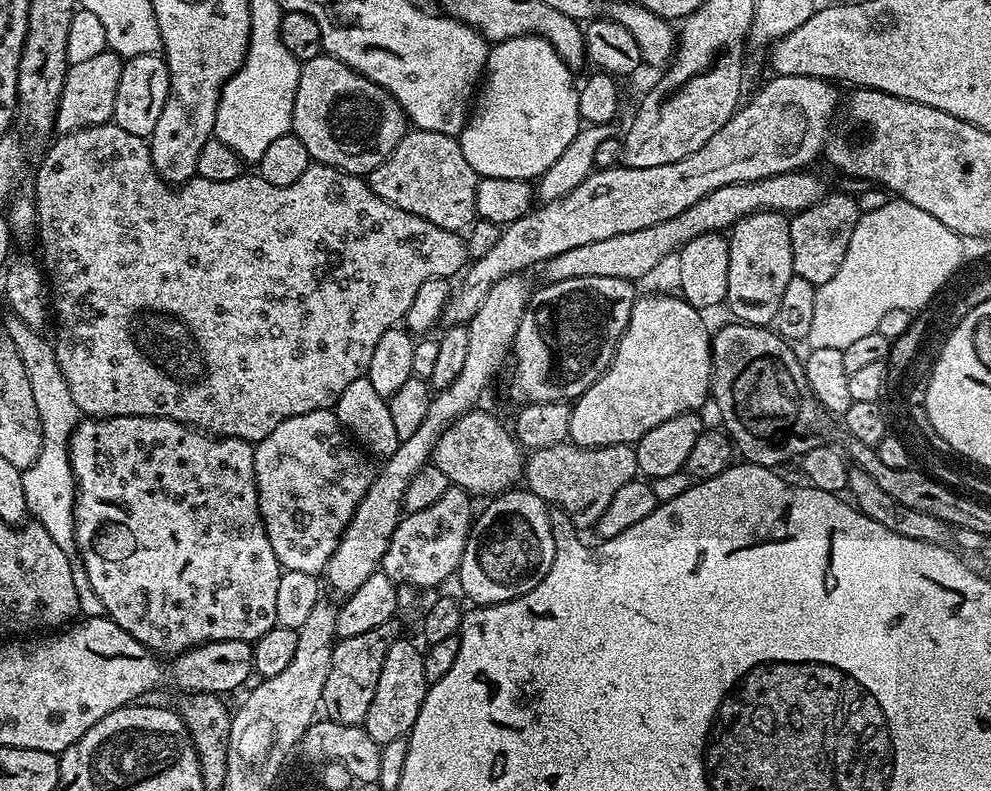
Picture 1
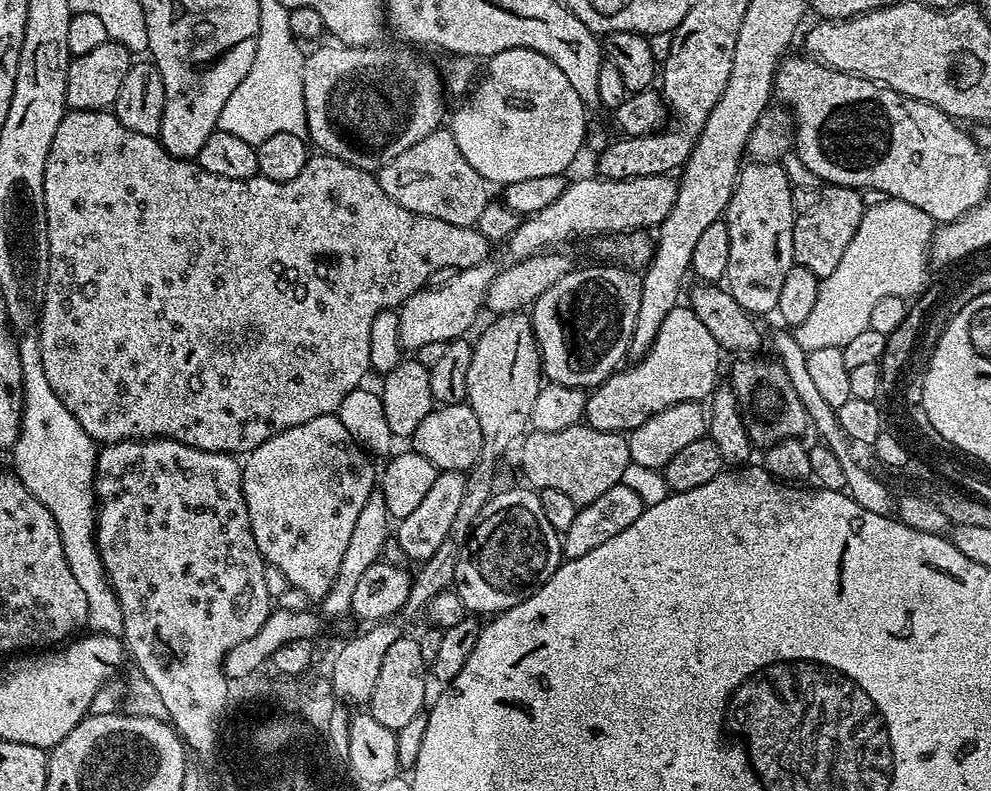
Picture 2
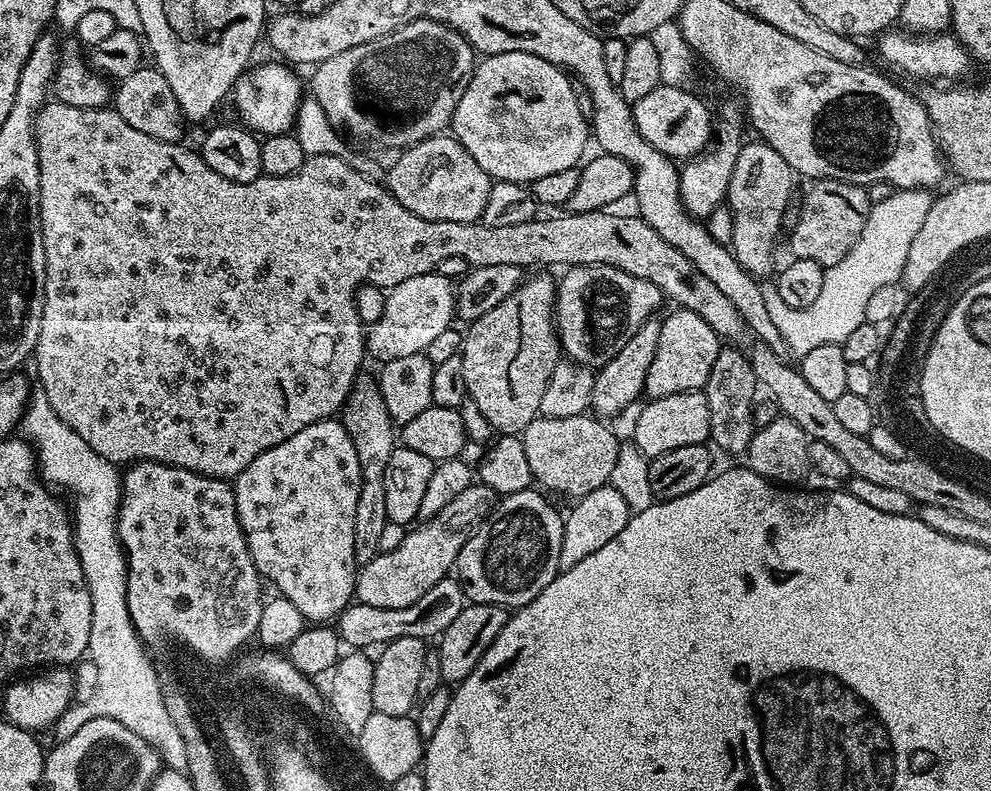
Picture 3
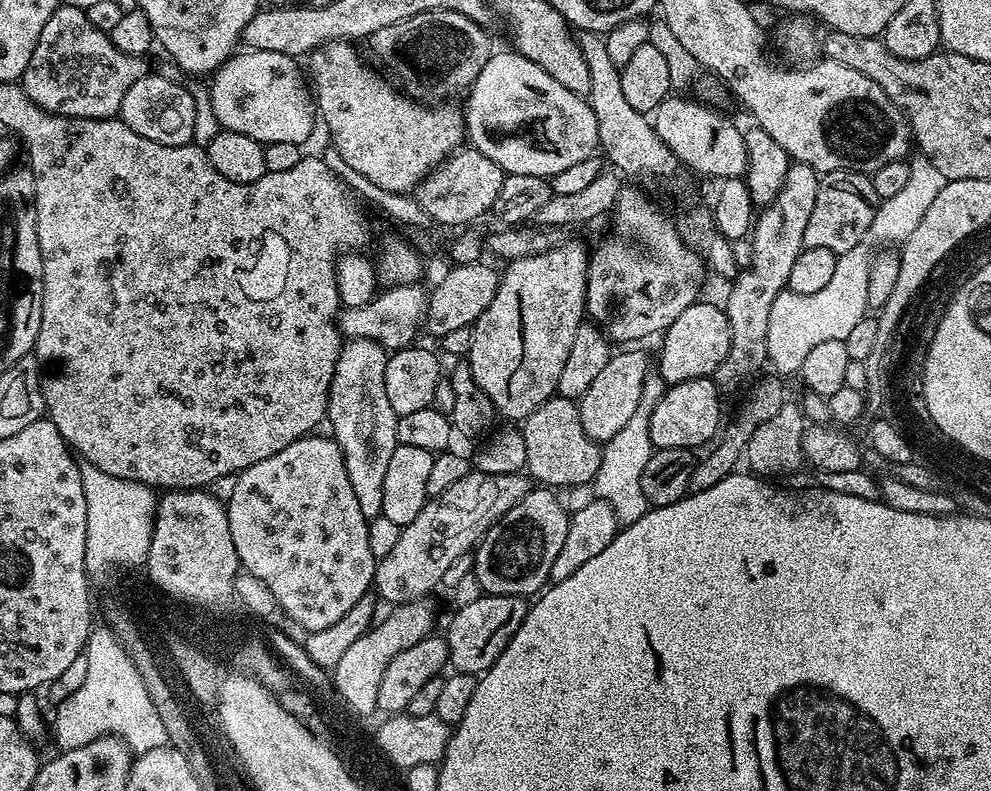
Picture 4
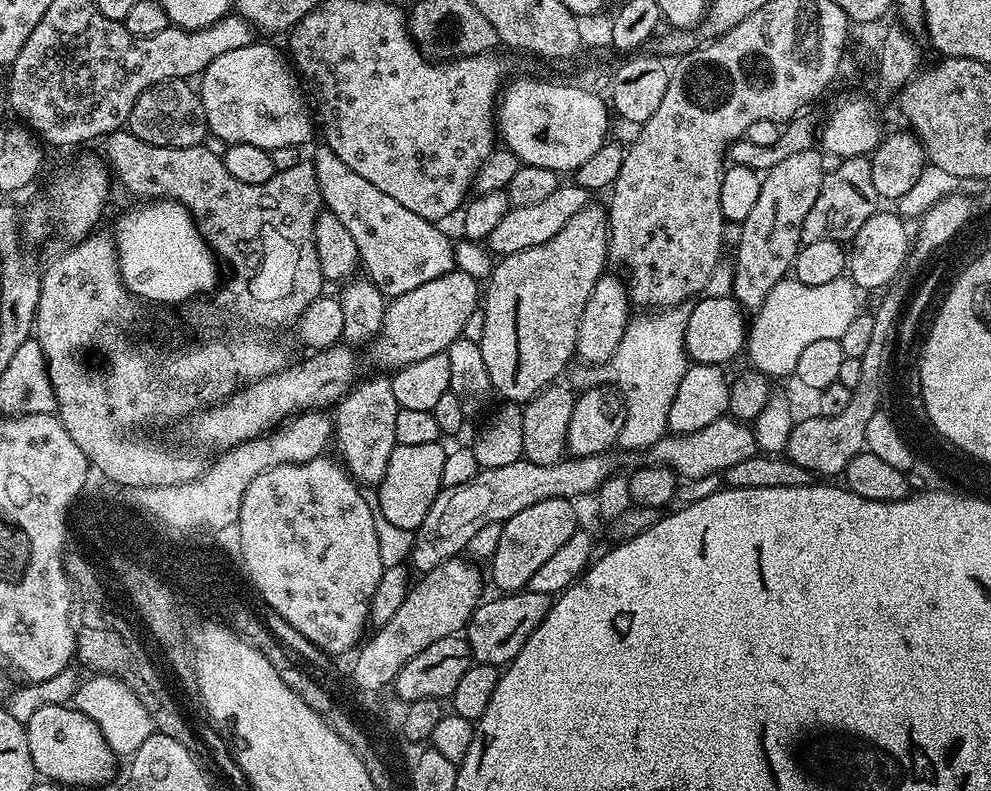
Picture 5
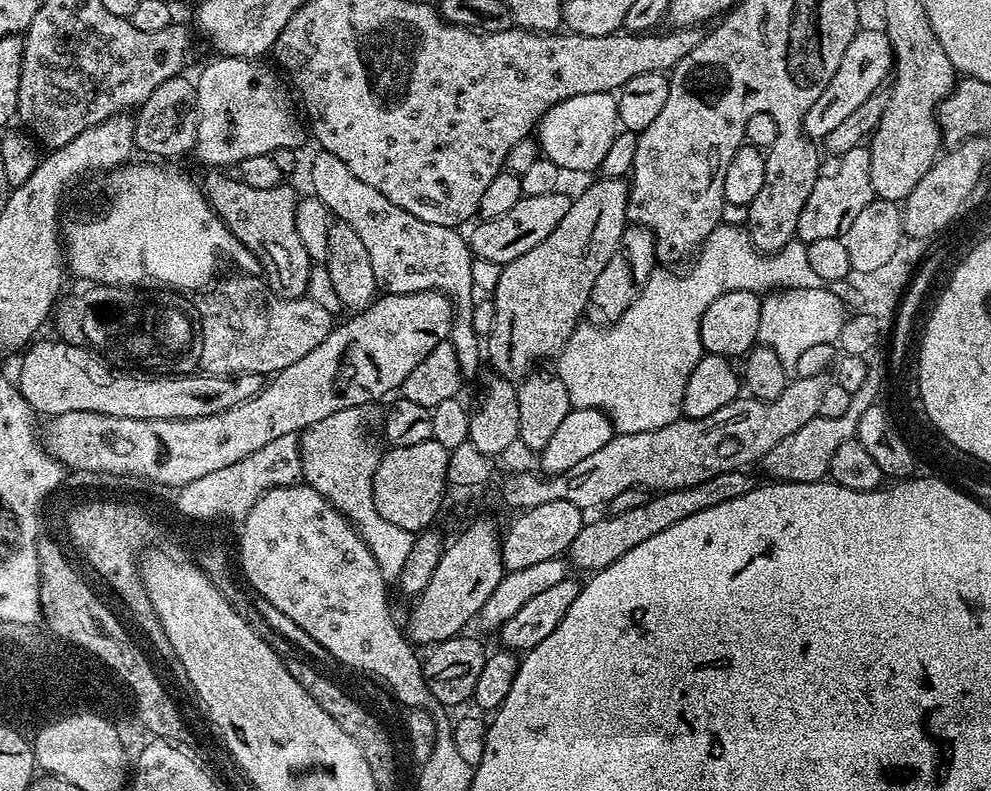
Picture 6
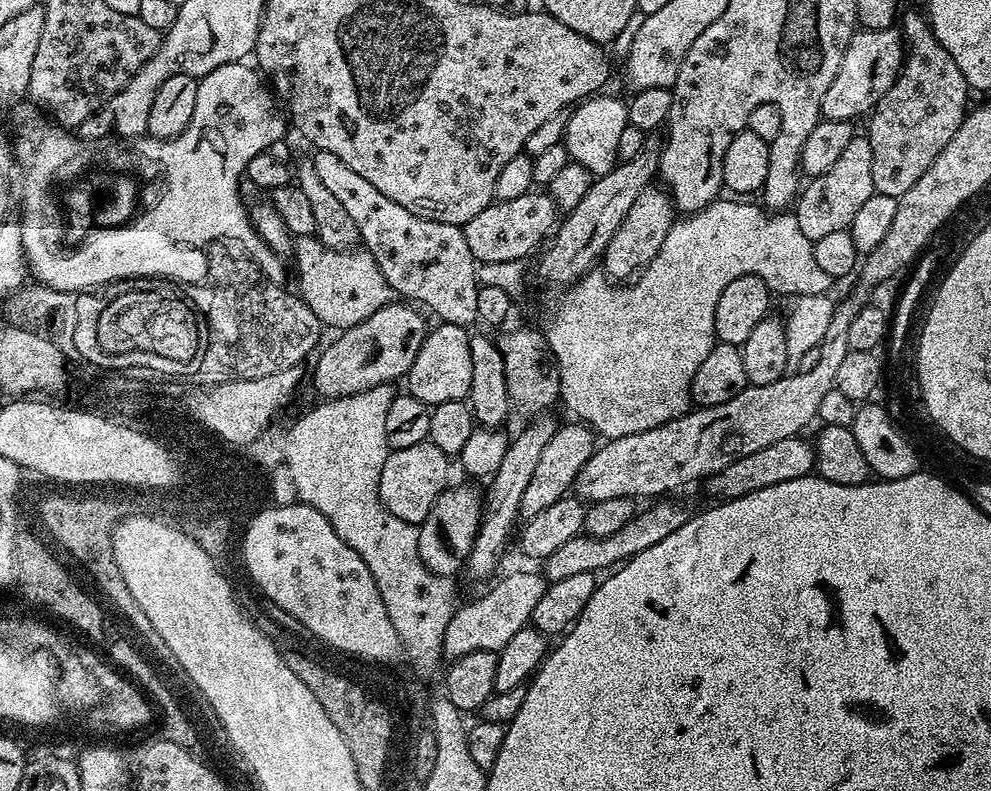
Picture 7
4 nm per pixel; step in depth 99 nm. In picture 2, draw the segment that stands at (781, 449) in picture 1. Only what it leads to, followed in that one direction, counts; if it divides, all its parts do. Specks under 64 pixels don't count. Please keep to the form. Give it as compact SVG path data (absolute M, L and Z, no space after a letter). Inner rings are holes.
M748 354L732 368L730 387L740 403L740 411L744 414L744 425L748 436L757 449L767 450L772 445L803 437L803 432L810 428L810 421L790 377L781 366L779 360L756 360L755 355Z

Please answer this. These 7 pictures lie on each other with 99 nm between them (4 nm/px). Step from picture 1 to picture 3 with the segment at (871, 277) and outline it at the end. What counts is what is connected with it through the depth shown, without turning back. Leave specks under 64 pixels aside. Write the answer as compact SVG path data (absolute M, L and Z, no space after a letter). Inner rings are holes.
M896 190L890 198L873 204L866 218L866 227L862 229L862 238L854 242L854 250L850 250L842 262L825 268L822 291L810 306L786 306L775 283L763 285L766 310L774 327L782 334L782 338L786 338L786 346L793 357L810 354L810 350L817 346L843 345L844 340L850 338L851 332L866 322L866 302L870 302L874 290L878 290L878 286L895 284L901 279L910 244L921 229L922 222L926 222L932 201L933 197L924 190Z

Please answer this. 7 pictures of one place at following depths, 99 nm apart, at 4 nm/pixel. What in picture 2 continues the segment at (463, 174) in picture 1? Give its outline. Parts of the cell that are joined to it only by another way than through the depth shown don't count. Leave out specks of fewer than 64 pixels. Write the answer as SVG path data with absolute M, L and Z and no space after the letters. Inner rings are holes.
M448 130L426 134L422 142L410 146L410 150L402 150L402 154L388 164L381 164L378 179L384 193L394 198L398 206L406 206L406 210L414 210L430 218L442 218L442 222L450 222L454 226L470 228L476 225L490 199L489 181L478 174L466 158L462 158L462 150L458 150L458 142L454 142Z

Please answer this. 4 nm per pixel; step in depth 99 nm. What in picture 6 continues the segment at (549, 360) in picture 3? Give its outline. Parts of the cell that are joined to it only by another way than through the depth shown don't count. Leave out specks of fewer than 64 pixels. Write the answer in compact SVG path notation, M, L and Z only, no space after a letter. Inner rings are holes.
M619 176L596 178L589 188L582 189L574 196L570 210L566 210L562 222L558 222L558 226L550 230L547 238L542 238L542 242L538 242L534 250L526 250L522 258L514 258L514 262L501 267L496 289L490 293L494 304L494 320L492 331L486 340L486 360L487 363L488 360L492 363L492 372L497 377L513 382L523 380L533 365L547 361L544 360L547 356L555 357L570 334L574 334L583 317L580 315L584 308L586 312L589 307L598 274L606 270L606 262L610 262L610 258L616 253L618 242L630 223L628 186L629 181Z

